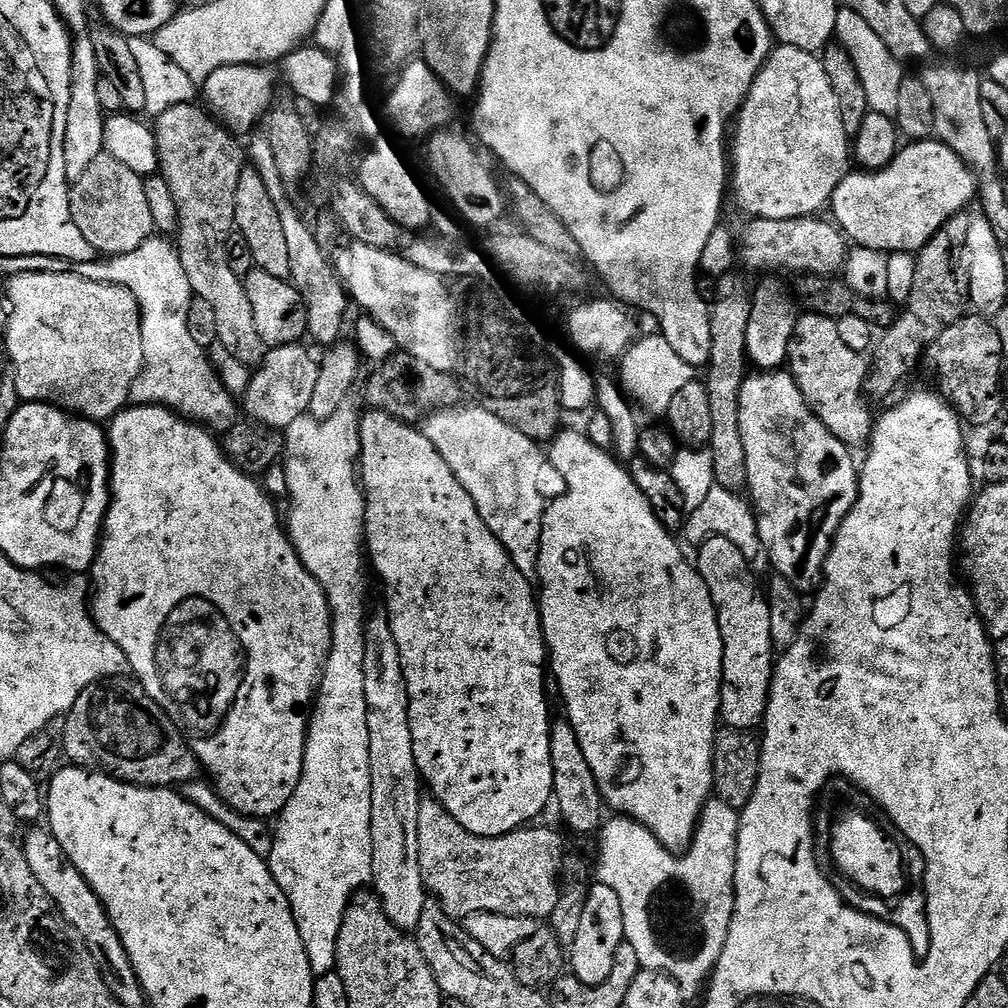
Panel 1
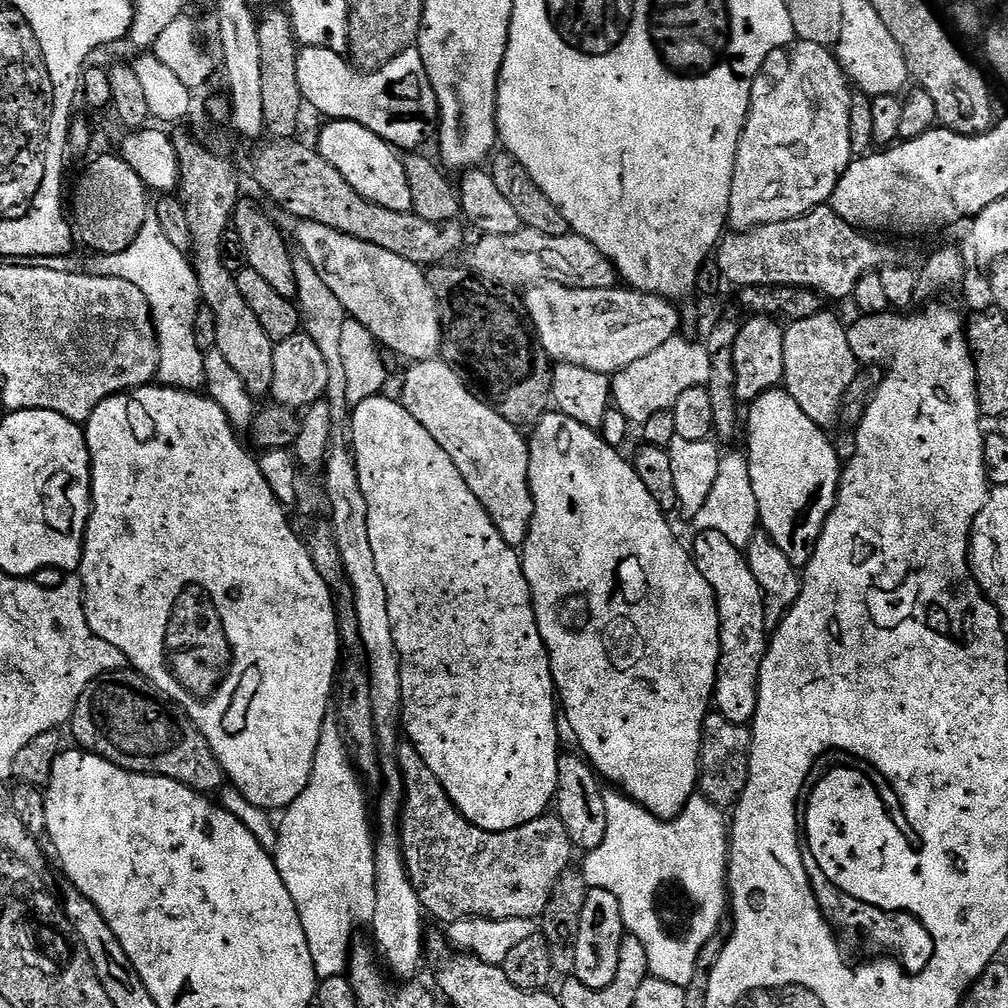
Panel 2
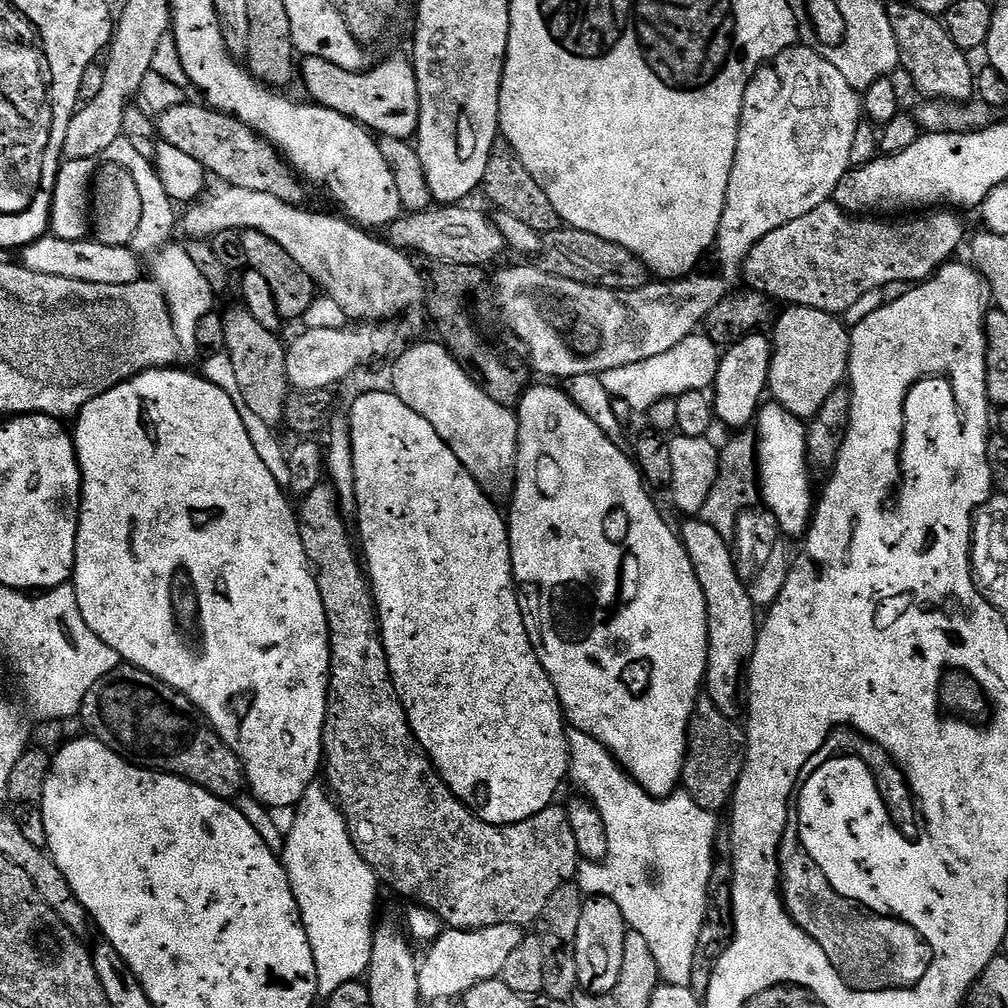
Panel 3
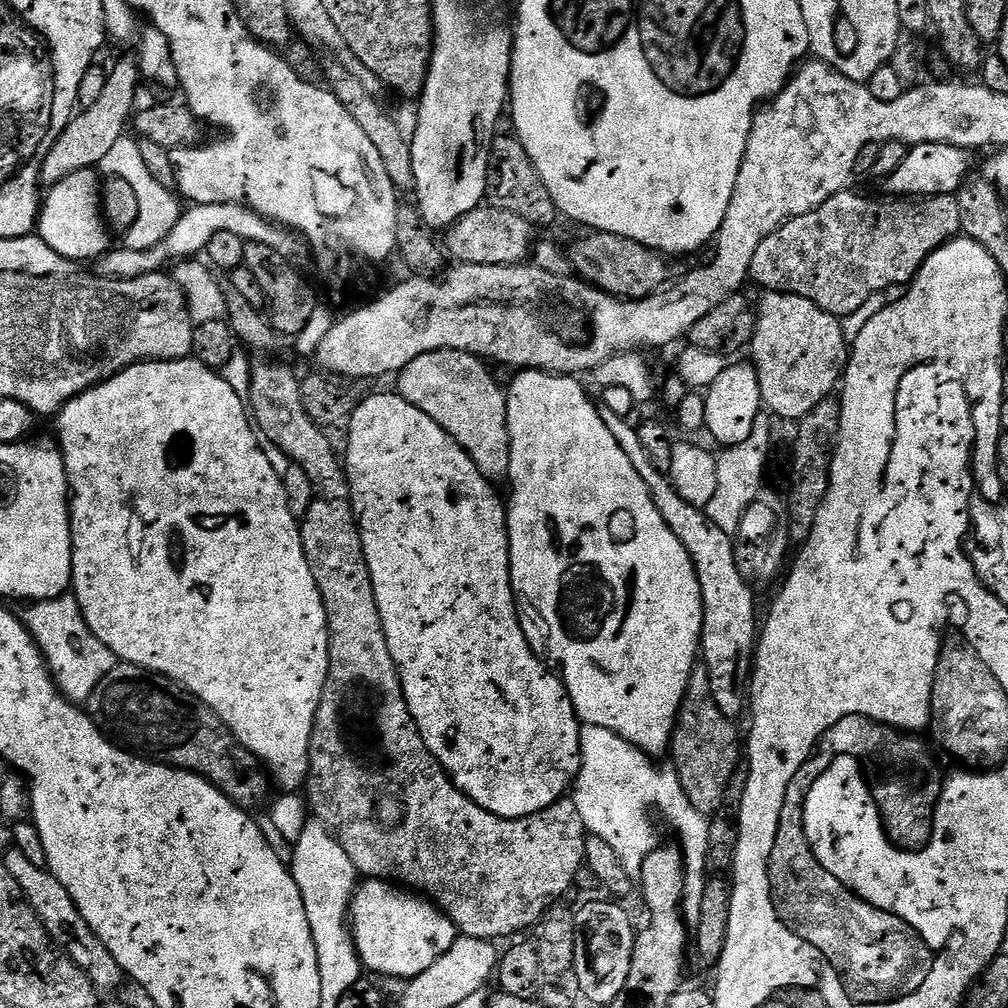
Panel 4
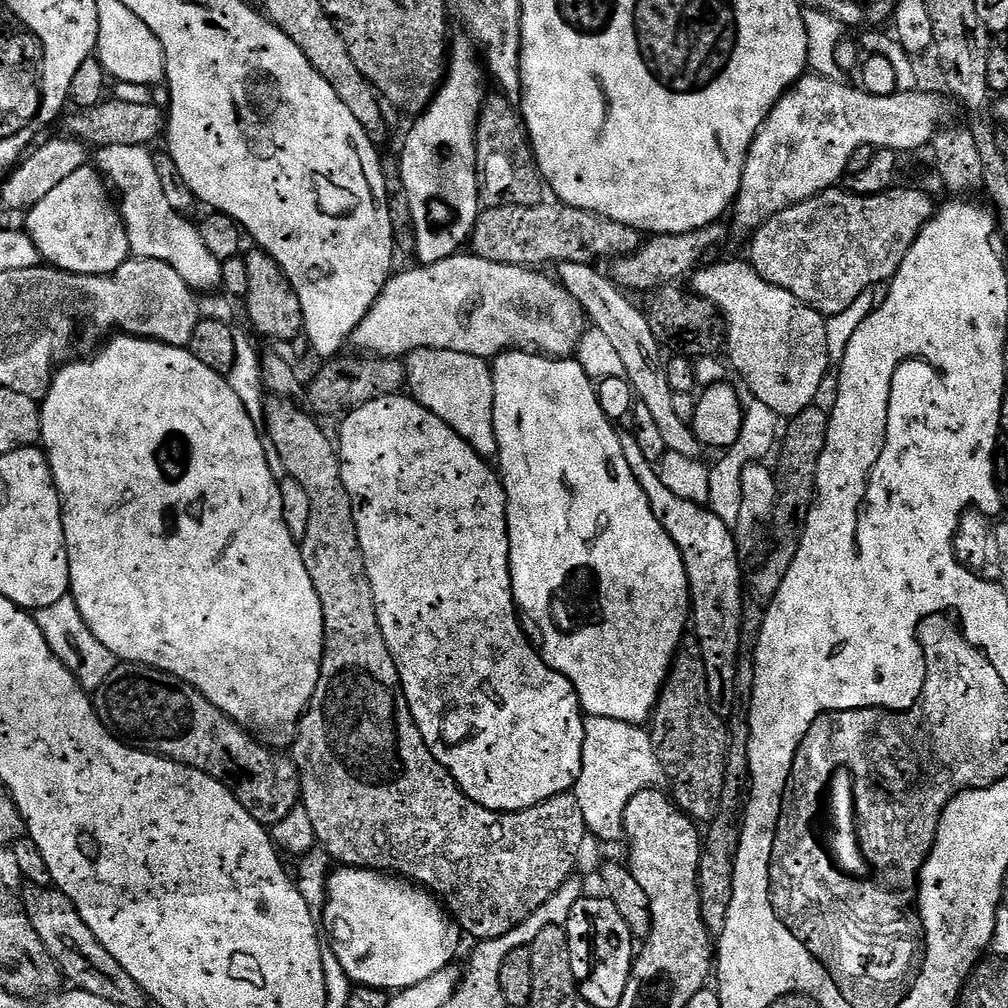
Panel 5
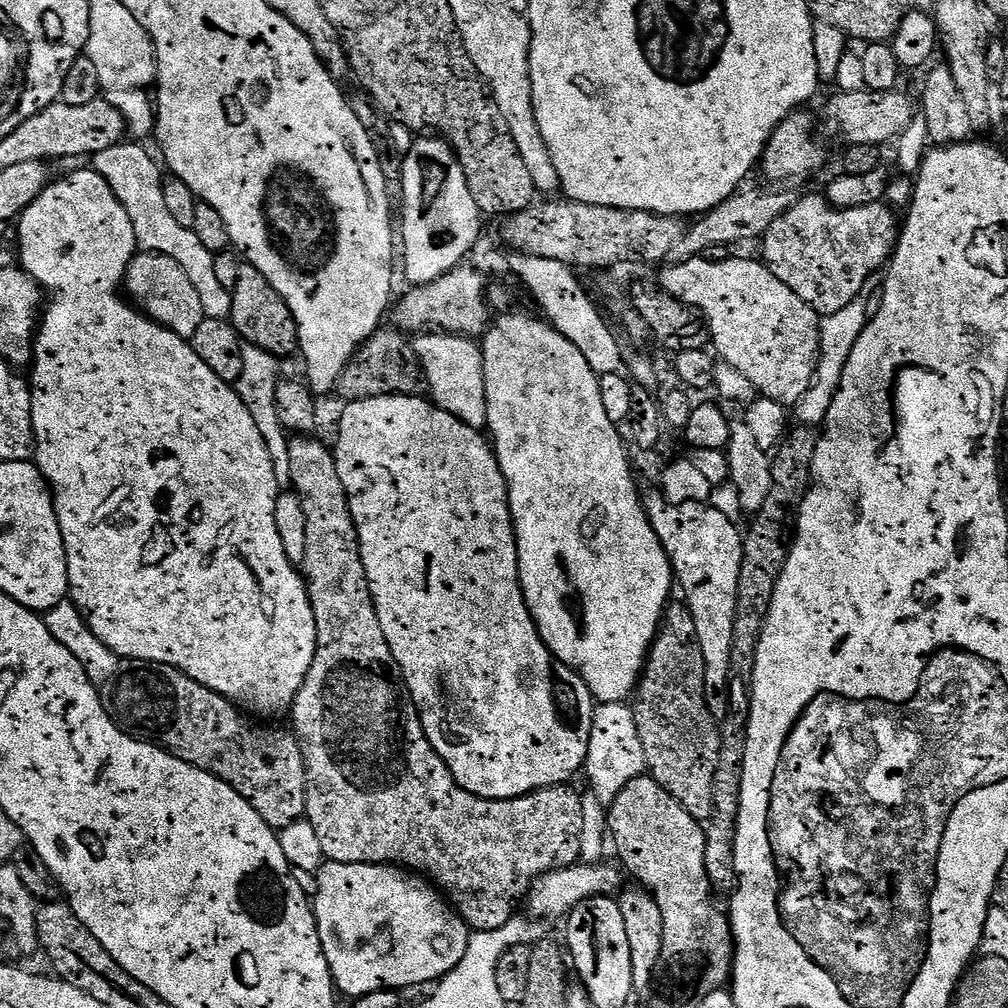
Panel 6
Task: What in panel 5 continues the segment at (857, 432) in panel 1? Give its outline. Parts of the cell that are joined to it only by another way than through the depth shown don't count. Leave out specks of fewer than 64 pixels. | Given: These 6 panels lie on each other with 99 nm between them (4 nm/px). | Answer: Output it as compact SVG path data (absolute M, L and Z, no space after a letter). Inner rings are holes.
M732 260L729 264L701 267L691 280L691 291L704 300L714 301L720 309L726 325L726 353L732 359L733 370L752 391L751 399L762 406L770 406L770 410L781 418L797 416L802 414L802 410L813 407L830 366L825 316L814 310L811 304L801 302L794 294L763 280L751 263L745 261L744 264L740 260Z

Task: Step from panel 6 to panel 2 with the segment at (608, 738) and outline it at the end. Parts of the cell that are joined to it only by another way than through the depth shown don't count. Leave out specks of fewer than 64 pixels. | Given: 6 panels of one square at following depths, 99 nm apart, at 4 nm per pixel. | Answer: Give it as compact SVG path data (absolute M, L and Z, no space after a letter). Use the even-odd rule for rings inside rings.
M619 790L605 791L604 801L606 802L606 838L602 840L602 846L598 846L593 852L589 852L583 857L584 865L582 865L582 871L584 873L584 881L588 883L589 888L610 890L610 894L614 894L614 898L618 898L618 902L622 906L622 918L624 919L627 935L636 936L638 942L642 942L642 946L646 950L649 973L662 982L687 986L694 978L694 970L698 966L698 958L700 957L702 946L706 946L706 942L710 942L710 938L717 936L721 931L720 923L723 920L725 923L726 920L726 909L730 904L730 885L728 883L728 858L730 855L729 821L721 809L699 794L690 797L688 805L682 810L682 814L678 814L673 820L659 820L657 816L647 812L640 804L634 803L629 796L624 795Z

